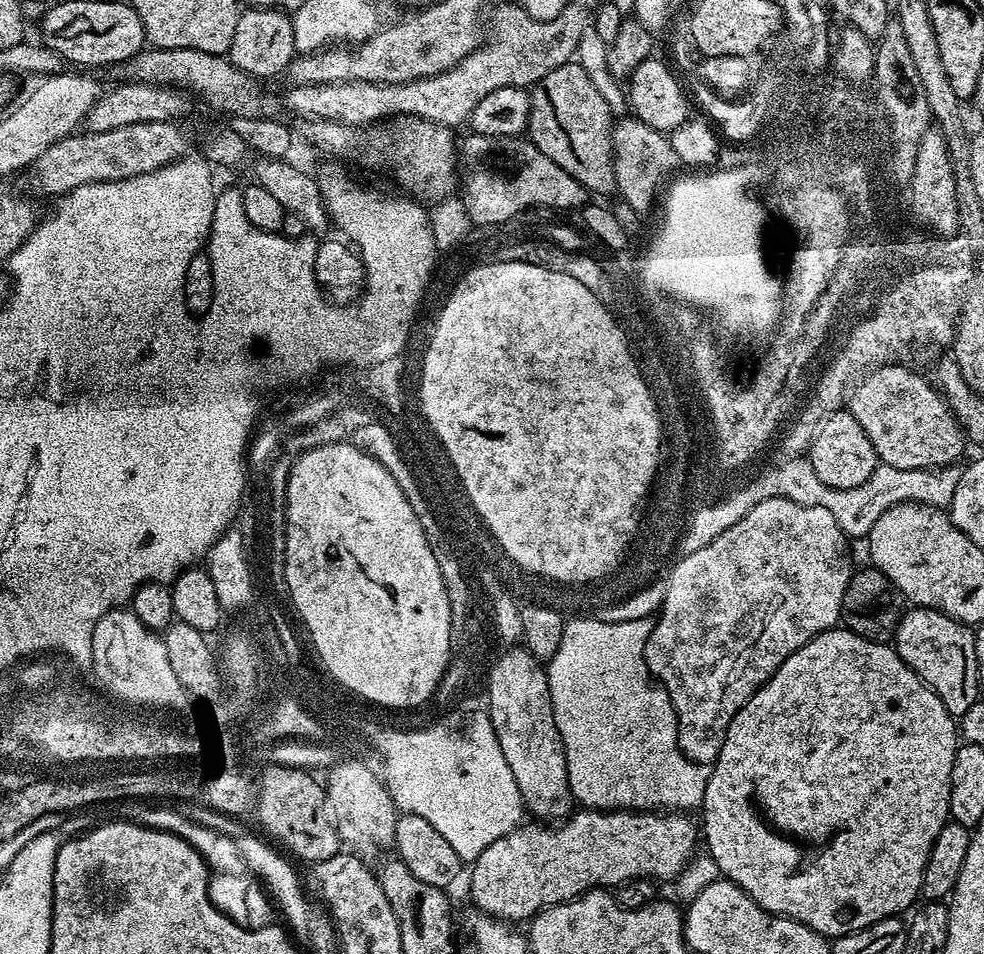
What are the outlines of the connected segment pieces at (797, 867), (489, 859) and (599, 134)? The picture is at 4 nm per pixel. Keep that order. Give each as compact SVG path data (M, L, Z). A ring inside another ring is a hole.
M843 626L830 628L827 632L818 634L810 642L806 642L806 646L802 646L794 654L790 654L790 658L786 658L786 662L782 662L780 669L748 699L746 706L742 706L742 710L738 710L738 714L734 714L734 718L726 730L726 738L722 742L722 750L717 754L714 763L711 765L708 781L706 782L706 794L704 795L702 805L702 813L704 812L704 824L702 820L702 840L703 843L704 840L708 843L708 848L706 848L707 855L711 856L714 863L720 867L720 876L725 880L732 880L742 890L746 890L746 894L750 894L750 898L754 898L754 902L758 902L758 906L762 906L767 912L773 912L779 916L789 916L791 920L802 922L807 928L814 929L815 932L820 933L820 935L825 938L835 938L845 936L851 932L861 932L863 928L869 928L872 924L876 924L880 920L885 920L891 916L900 916L904 914L904 911L907 913L909 909L917 903L915 900L918 900L920 896L922 874L926 870L926 862L930 858L930 850L932 849L934 838L938 838L938 830L942 830L942 826L948 823L950 819L948 815L948 803L950 802L952 767L954 766L957 747L957 721L946 710L946 706L938 698L936 691L929 688L928 685L920 679L919 674L897 654L895 647L888 645L887 648L884 642L877 642L875 639L867 636L860 636L856 632L848 631L848 629Z
M576 810L555 826L544 822L525 823L490 842L490 846L486 846L486 850L482 850L482 854L471 861L472 877L468 880L468 888L476 903L473 905L497 920L528 922L545 908L575 900L593 890L612 890L627 885L635 881L632 880L635 876L675 881L697 851L698 824L688 816L691 815L680 810L668 810L663 814L652 810Z
M577 62L550 70L546 78L531 89L532 109L527 135L534 146L558 162L589 193L616 192L616 174L612 157L612 125L614 113L602 94L590 82L586 70Z

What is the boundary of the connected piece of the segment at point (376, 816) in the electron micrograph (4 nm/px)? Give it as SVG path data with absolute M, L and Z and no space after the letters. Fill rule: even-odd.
M344 758L329 767L326 774L327 807L330 809L331 821L336 827L341 845L349 853L361 858L369 858L368 856L374 855L379 848L391 849L398 809L377 769L375 772L360 760Z

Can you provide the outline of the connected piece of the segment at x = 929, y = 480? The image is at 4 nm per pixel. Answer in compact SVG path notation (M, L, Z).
M879 463L862 486L854 487L856 492L856 516L860 516L860 524L856 524L856 538L867 537L880 515L892 504L902 504L907 500L918 501L936 507L949 507L954 490L960 481L961 471L954 466L941 469L939 473L933 469L899 470L889 464Z

